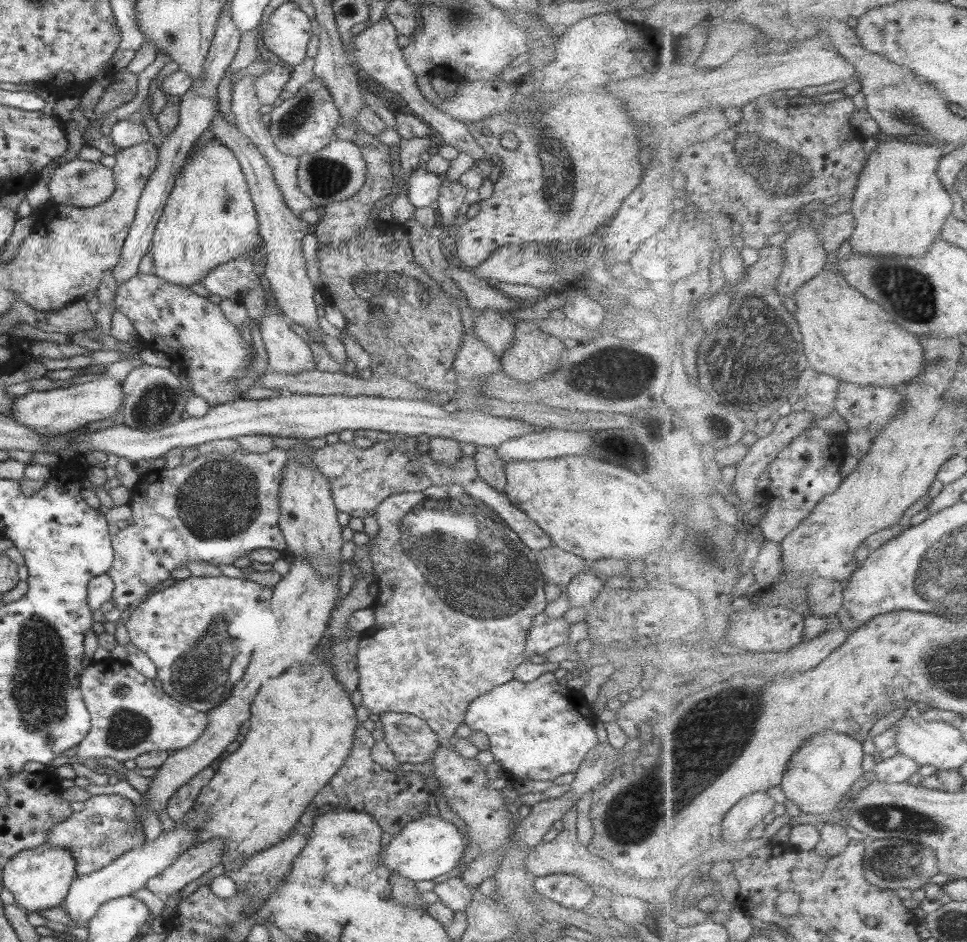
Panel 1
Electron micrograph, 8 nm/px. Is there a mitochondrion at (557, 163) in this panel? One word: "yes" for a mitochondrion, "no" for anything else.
yes

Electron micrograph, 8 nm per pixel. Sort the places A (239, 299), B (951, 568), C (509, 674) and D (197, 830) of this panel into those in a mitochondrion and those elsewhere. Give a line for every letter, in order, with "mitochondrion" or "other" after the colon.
A: other
B: mitochondrion
C: other
D: other

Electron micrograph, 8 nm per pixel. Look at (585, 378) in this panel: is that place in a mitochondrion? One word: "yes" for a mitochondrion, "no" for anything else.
yes

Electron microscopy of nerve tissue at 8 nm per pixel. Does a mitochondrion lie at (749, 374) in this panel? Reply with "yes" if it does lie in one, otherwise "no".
yes

